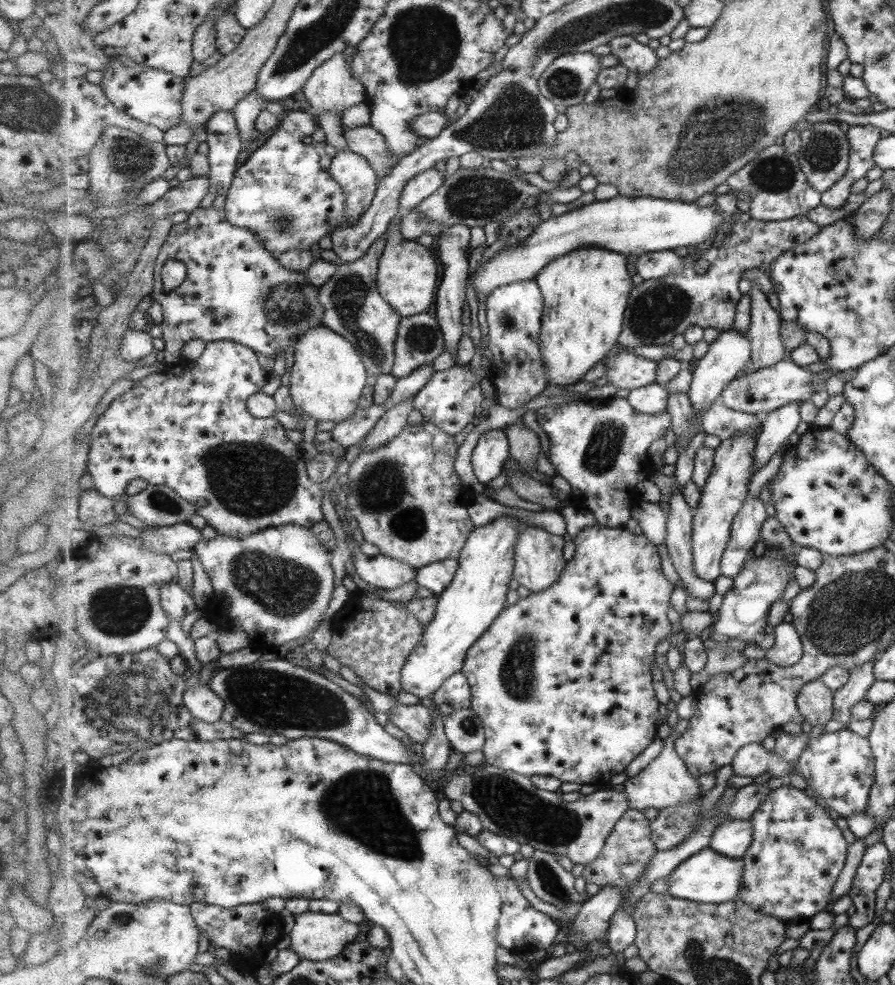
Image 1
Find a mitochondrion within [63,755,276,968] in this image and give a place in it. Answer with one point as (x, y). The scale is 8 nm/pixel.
(118, 923)

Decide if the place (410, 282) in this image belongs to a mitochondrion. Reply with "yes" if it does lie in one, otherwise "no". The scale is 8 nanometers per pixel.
no

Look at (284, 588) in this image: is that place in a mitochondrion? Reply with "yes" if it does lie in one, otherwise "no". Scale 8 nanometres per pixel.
yes

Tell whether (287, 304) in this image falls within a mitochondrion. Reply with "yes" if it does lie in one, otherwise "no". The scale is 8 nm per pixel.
yes

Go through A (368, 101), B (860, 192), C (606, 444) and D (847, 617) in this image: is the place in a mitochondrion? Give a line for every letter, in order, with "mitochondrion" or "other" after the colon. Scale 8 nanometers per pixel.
A: other
B: other
C: mitochondrion
D: mitochondrion

